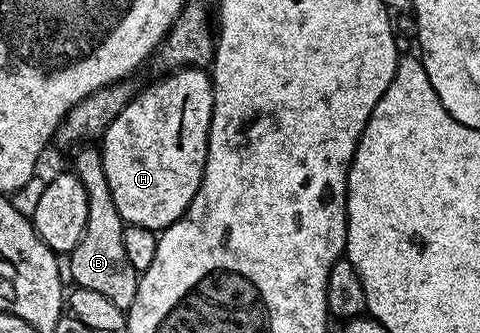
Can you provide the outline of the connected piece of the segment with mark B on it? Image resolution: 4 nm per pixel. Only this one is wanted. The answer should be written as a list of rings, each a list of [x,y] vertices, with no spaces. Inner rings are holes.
[[[86,143],[78,151],[72,171],[78,176],[80,183],[84,183],[84,191],[88,195],[88,223],[80,243],[68,254],[73,284],[79,289],[96,291],[96,295],[104,295],[104,299],[111,301],[116,308],[129,311],[136,299],[140,275],[134,270],[132,263],[128,263],[128,255],[124,251],[124,222],[120,211],[116,211],[112,187],[108,187],[108,175],[104,175],[102,150]]]

